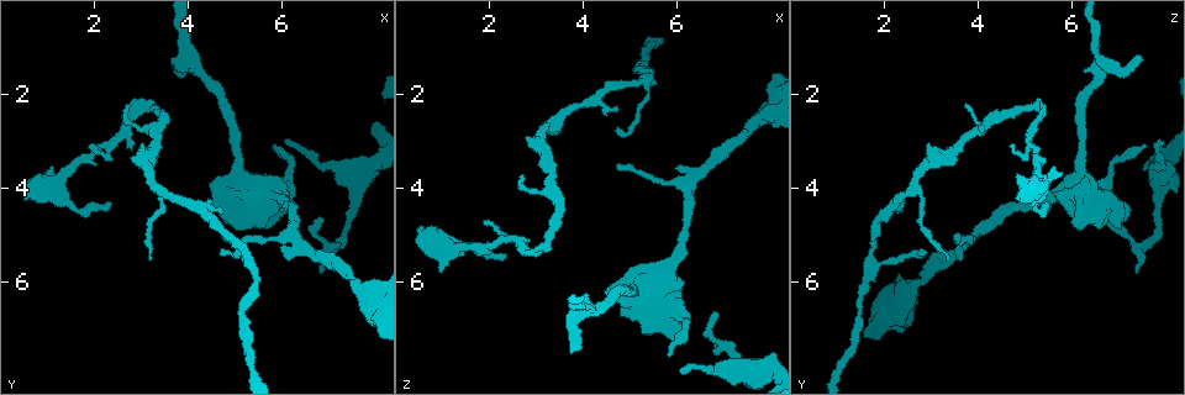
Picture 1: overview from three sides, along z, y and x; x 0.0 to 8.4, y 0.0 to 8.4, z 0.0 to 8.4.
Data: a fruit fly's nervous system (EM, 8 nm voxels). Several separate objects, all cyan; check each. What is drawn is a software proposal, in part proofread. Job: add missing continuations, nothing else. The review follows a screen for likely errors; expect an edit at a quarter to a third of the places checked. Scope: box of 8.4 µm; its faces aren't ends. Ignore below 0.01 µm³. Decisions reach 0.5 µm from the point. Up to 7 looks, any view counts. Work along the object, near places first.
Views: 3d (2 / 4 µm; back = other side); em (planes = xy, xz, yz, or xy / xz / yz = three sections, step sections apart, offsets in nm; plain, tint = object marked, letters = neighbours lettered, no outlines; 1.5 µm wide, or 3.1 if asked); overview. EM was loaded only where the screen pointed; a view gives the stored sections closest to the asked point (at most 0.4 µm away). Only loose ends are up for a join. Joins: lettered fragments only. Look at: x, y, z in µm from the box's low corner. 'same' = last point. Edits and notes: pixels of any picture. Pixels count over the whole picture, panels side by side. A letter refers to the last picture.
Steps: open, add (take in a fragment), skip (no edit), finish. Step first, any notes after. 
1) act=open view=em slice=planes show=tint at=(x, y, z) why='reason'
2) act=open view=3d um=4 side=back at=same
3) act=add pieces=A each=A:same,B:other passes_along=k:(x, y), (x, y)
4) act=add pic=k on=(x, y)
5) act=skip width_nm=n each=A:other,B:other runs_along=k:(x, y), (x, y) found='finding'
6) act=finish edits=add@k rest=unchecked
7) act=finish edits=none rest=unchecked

act=open view=3d um=2 at=(4.00, 1.20, 7.40) why='branch stops here'

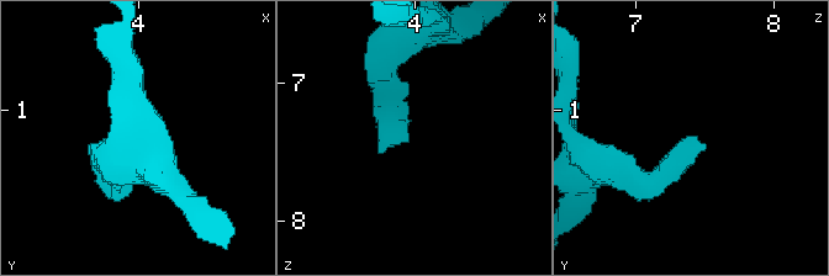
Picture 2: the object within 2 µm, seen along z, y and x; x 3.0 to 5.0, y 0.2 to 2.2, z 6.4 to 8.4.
act=open view=em slice=planes show=letters at=(3.98, 1.24, 7.40)

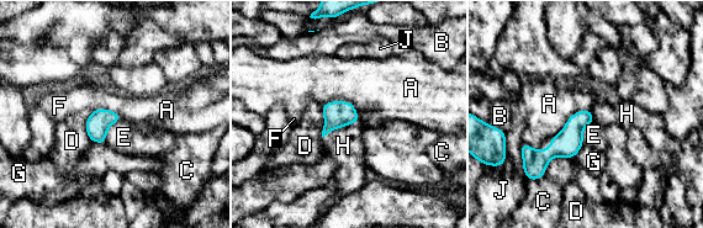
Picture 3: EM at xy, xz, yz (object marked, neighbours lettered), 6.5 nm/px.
act=add pieces=H width_nm=140 each=A:other,B:other,C:other,D:other,E:other,F:other,G:other,H:same,J:other passes_along=3:(337, 114), (339, 127), (343, 146) found='the neuron continues'

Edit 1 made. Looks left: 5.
act=open view=3d um=2 at=(0.95, 3.65, 5.80) why='free end'

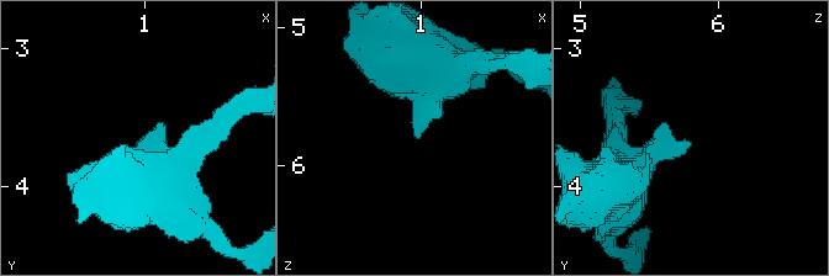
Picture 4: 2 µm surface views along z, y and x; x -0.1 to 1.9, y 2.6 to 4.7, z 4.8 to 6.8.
act=open view=em slice=planes show=letters at=(1.00, 3.66, 5.80) why='need the tissue'

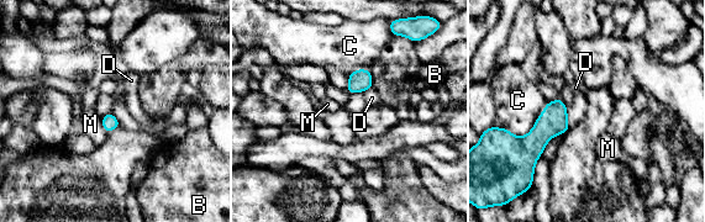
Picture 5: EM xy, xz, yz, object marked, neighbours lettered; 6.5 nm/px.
act=skip longest_contact=C:340nm each=B:other,C:other,D:other,M:other border=5:(100, 117), (103, 130), (106, 133) found='none of them fits'

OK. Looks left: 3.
act=finish edits=add@3 rest=unchecked

